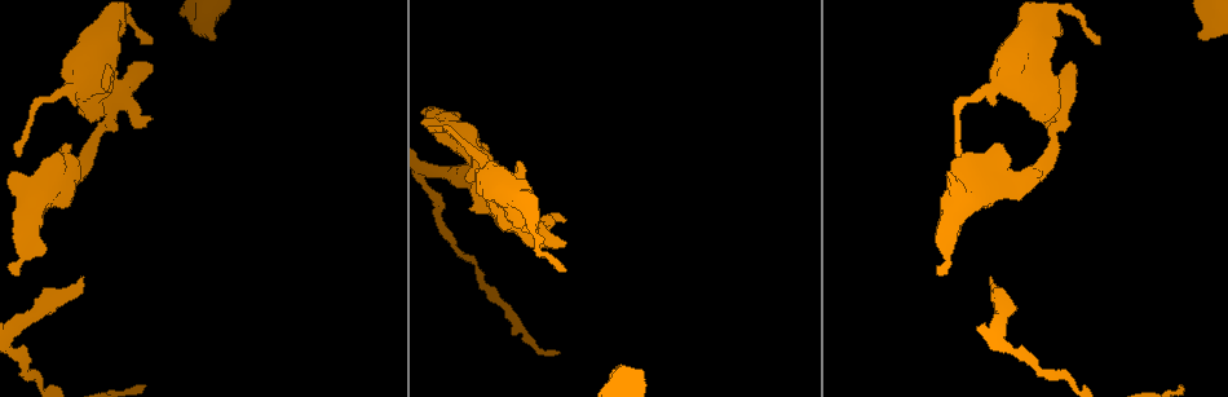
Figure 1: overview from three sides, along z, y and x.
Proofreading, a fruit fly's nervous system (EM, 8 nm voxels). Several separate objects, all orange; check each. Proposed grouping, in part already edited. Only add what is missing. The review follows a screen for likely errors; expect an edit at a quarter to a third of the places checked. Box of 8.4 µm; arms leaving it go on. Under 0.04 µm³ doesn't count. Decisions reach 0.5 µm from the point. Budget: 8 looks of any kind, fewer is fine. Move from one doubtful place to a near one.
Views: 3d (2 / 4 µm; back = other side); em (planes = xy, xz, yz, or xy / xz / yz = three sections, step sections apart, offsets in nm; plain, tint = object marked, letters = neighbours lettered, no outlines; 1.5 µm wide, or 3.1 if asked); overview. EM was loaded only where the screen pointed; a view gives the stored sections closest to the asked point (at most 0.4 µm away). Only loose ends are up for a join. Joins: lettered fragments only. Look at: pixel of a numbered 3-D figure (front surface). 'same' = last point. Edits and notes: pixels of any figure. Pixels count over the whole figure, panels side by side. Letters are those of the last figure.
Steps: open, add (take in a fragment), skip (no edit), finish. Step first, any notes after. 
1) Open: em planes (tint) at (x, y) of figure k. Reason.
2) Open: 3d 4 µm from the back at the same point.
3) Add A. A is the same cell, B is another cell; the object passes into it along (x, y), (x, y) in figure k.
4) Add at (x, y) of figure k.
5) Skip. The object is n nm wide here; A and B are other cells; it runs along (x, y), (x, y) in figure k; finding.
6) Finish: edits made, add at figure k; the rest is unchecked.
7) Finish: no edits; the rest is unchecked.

Open: 3d 2 µm from the back at (960, 156) of figure 1. End of a long branch.

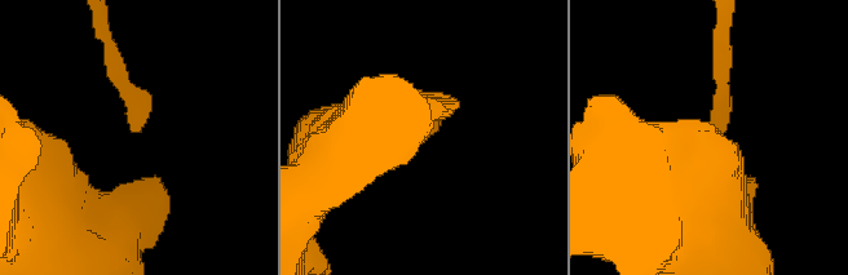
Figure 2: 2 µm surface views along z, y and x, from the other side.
Open: em planes (plain) at (134, 129) of figure 2.

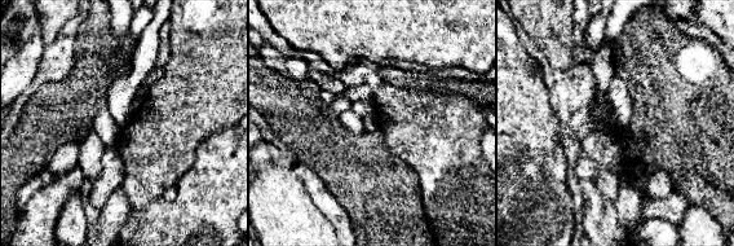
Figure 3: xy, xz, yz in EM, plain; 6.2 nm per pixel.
Open: em planes (letters) at the same point.

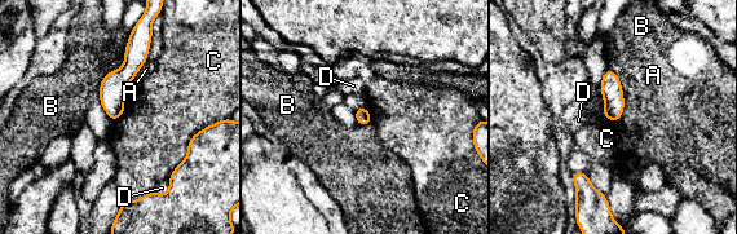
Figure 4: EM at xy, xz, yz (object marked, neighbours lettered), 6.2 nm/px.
Skip. A, B, C and D are other cells; it runs along (136, 42), (114, 116) in figure 4; none of them fits.

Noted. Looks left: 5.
Open: em planes (plain) at (991, 278) of figure 1. Branch stops here.

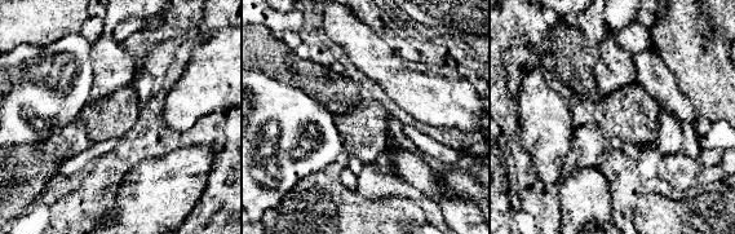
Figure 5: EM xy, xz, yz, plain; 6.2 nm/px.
Open: em planes (letters) at the same point. See the neighbours.

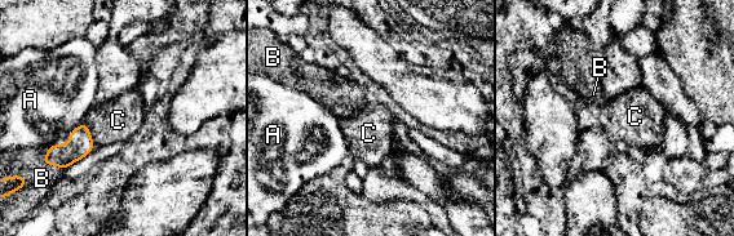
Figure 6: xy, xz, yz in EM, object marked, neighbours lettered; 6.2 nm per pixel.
Skip. A, B and C are other cells; a border runs along (84, 121), (94, 143) in figure 6; no lettered fragment goes on from it.

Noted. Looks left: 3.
Open: 3d 4 µm at (212, 37) of figure 1. Free end.

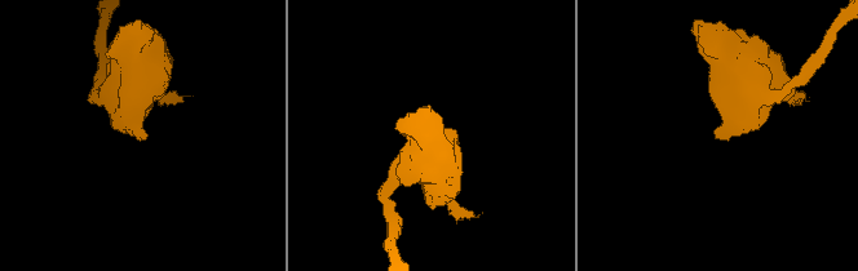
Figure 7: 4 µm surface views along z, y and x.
Open: em planes (plain) at (144, 139) of figure 7.

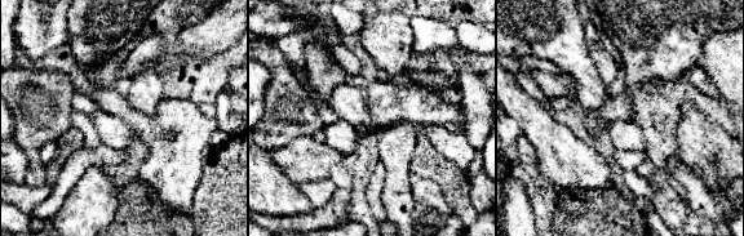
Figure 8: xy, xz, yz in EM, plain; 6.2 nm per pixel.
Open: em planes (letters) at the same point. See the neighbours.

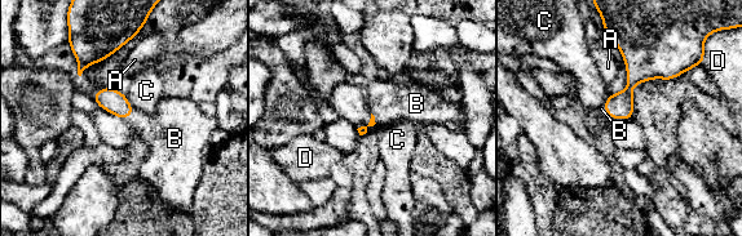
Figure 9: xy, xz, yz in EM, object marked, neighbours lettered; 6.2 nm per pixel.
Add B. The longest contact is with C, 120 nm; B is the same cell, A, C and D are other cells; the object passes into it along (110, 99), (129, 115), (164, 134) in figure 9; it goes on there.

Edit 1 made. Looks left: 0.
Finish: edits made, add at figure 9; the rest is unchecked.

